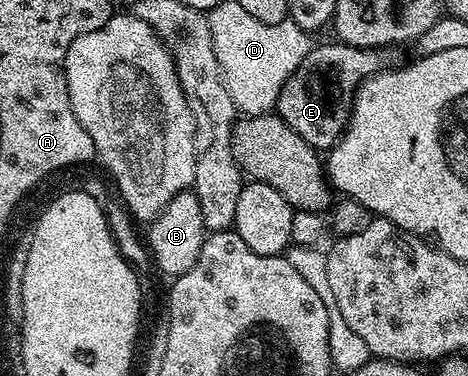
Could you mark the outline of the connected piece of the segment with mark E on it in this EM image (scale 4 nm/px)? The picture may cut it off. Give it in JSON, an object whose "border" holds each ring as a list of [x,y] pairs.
{"border":[[[331,41],[321,47],[313,46],[306,53],[302,65],[286,81],[278,97],[275,110],[282,121],[302,137],[310,146],[327,153],[336,146],[352,117],[352,101],[360,84],[372,75],[397,67],[403,67],[406,58],[399,46],[352,47],[348,43]]]}

